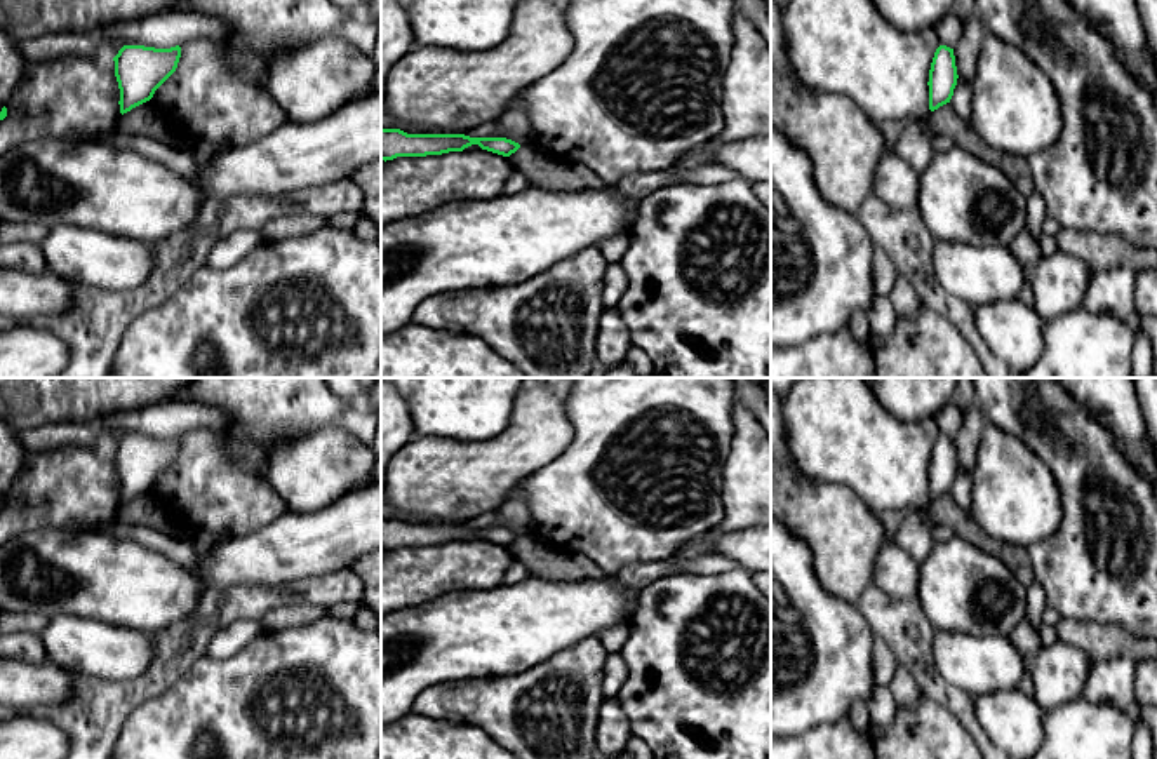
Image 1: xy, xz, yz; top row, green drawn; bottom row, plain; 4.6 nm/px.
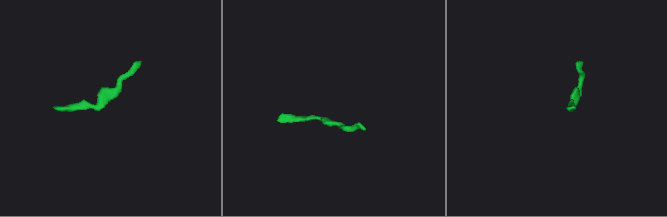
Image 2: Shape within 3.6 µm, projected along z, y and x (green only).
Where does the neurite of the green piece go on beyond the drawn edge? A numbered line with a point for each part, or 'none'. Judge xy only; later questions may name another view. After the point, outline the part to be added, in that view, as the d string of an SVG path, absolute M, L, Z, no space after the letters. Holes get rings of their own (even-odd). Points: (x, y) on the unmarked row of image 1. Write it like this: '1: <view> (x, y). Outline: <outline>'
1: xy (150, 509). Outline: M155 487L124 503L117 519L130 526L146 524L160 527L171 534L204 543L197 529L177 512L171 510Z

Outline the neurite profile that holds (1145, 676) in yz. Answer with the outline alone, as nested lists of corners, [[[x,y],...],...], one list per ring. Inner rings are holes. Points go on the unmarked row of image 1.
[[[1157,658],[1136,663],[1134,698],[1138,705],[1157,707]]]

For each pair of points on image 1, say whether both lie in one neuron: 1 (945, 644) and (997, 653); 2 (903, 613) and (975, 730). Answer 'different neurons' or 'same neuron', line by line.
1: same neuron
2: same neuron

